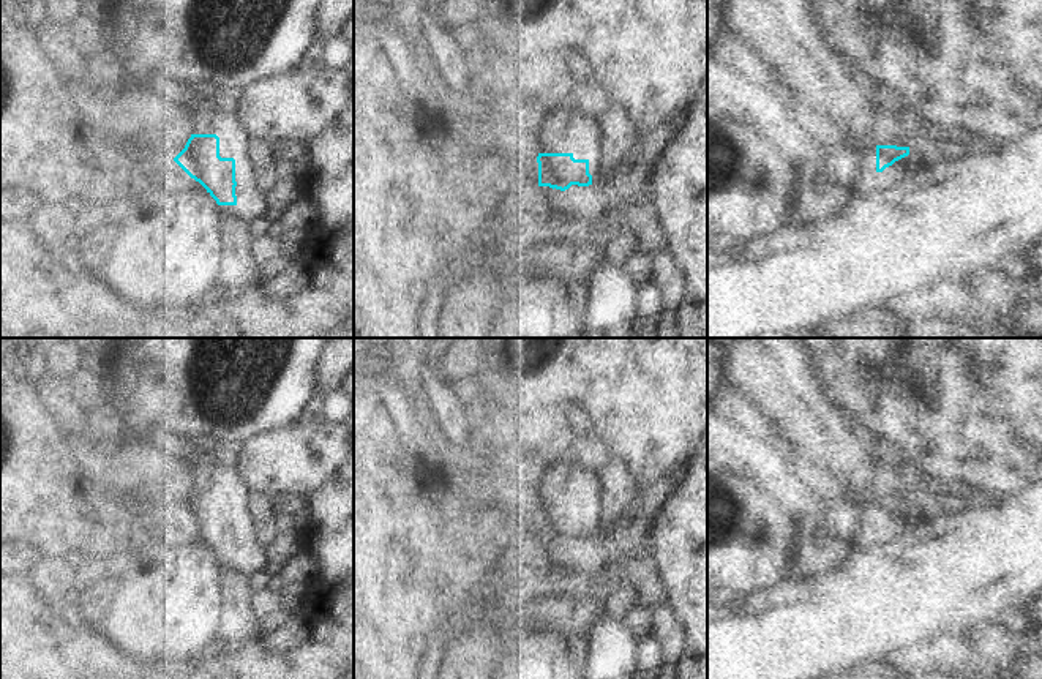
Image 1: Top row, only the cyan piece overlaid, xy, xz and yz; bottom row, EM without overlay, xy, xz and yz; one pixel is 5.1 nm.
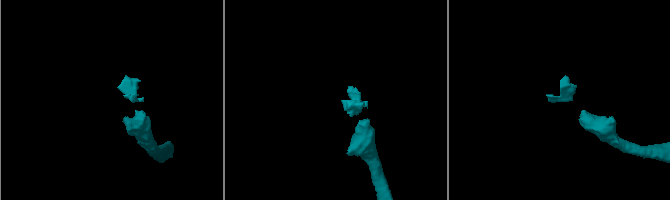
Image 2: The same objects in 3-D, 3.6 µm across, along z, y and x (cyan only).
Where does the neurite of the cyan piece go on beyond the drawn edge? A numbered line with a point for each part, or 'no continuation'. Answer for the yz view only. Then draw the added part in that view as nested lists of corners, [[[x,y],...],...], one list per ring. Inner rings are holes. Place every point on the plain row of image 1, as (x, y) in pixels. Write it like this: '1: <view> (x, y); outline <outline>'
no continuation

